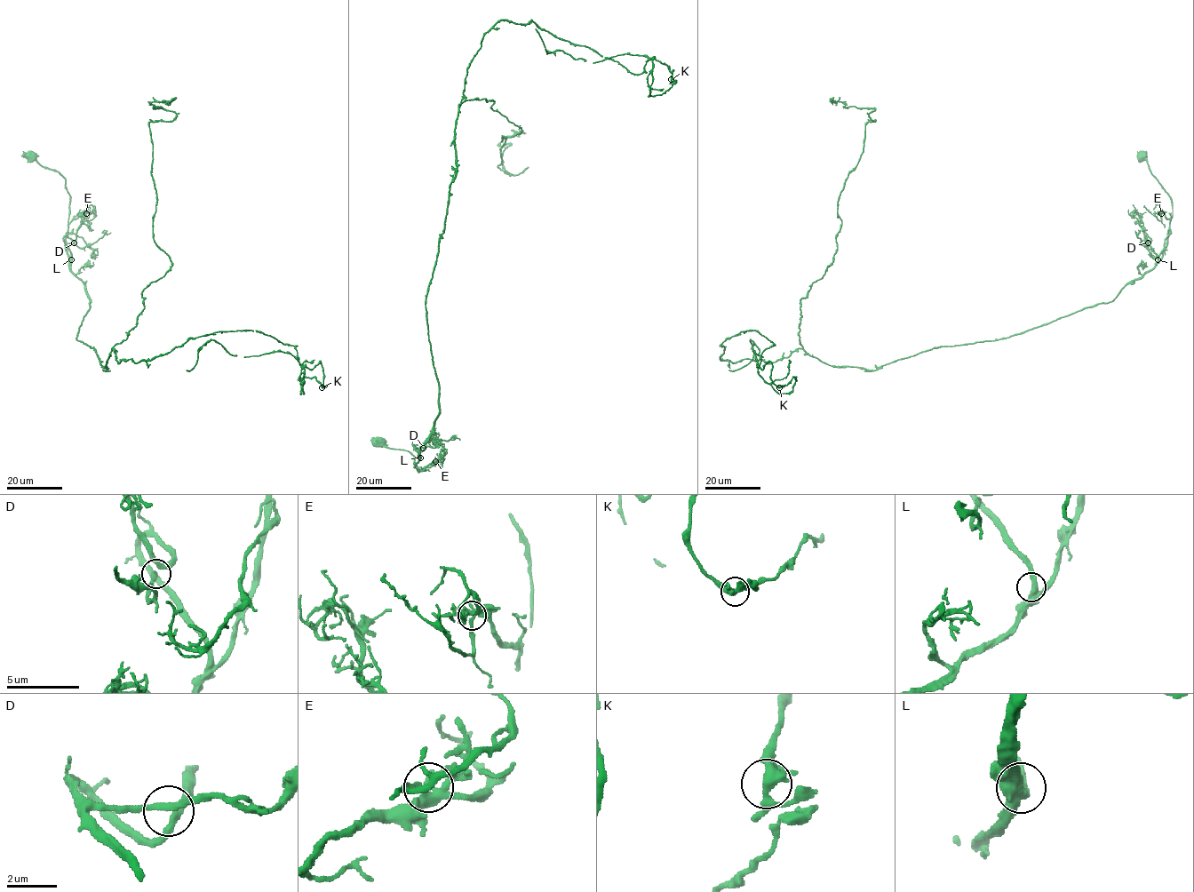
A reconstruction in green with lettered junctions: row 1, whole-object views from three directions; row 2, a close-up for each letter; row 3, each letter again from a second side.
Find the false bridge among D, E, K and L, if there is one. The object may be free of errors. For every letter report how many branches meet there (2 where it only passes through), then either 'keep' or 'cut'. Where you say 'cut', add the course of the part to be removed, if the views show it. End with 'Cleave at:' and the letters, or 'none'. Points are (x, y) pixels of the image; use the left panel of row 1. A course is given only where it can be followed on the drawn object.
D: branches 4; keep
E: branches 4; keep
K: branches 4; cut; course (322, 387), (320, 362), (309, 370), (282, 351), (232, 355), (213, 339), (199, 351), (191, 370), (186, 370)
L: branches 3; keep
Cleave at: K

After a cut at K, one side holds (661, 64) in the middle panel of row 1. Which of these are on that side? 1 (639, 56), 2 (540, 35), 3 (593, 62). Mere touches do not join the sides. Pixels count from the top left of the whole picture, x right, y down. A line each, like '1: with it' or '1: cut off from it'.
1: with it
2: with it
3: with it

